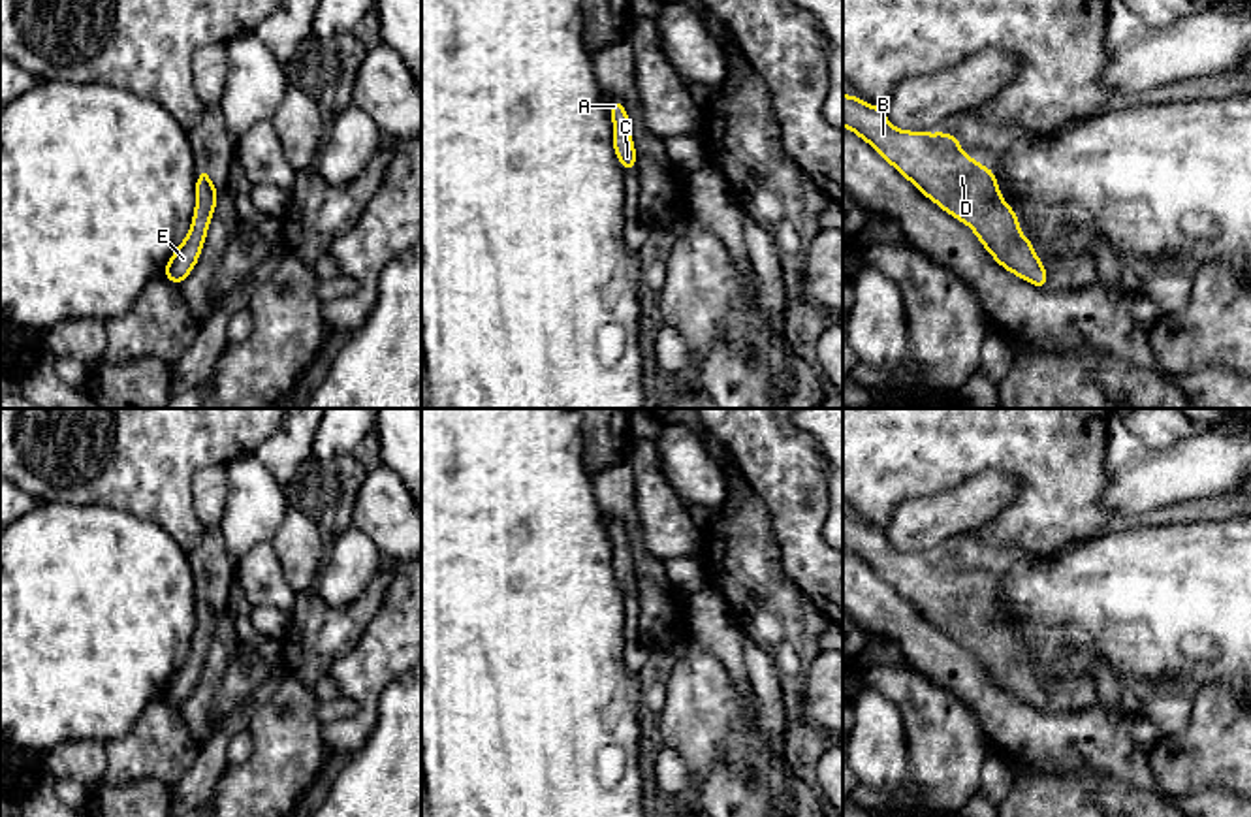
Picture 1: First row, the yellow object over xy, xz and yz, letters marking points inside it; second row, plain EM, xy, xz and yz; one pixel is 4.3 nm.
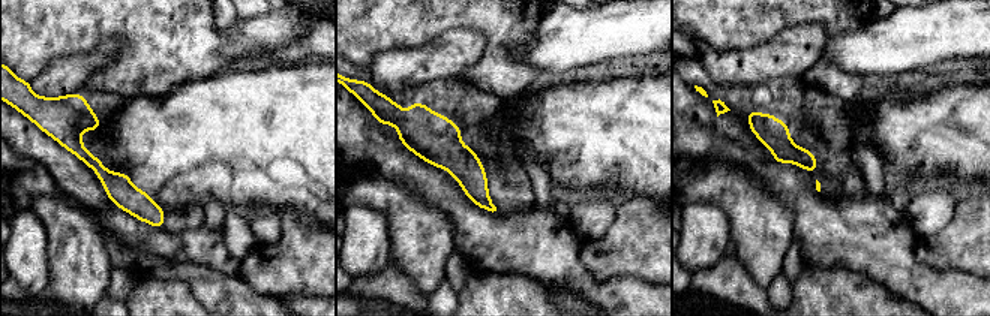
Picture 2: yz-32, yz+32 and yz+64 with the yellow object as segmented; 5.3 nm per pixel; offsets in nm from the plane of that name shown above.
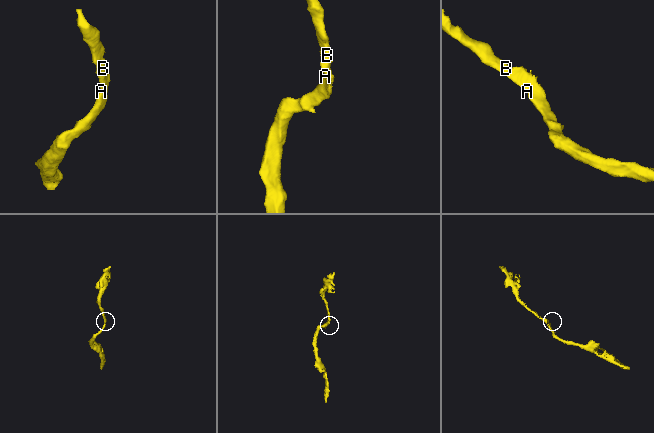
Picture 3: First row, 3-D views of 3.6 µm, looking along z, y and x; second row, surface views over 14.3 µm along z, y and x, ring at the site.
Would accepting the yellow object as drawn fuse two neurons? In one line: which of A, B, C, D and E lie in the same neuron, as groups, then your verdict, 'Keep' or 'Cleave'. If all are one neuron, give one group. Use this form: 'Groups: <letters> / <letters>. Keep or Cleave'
Groups: A B C D E. Keep

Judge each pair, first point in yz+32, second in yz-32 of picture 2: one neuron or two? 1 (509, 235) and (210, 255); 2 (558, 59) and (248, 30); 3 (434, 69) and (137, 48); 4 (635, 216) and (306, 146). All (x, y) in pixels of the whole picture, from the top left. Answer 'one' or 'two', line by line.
1: one
2: one
3: two
4: two

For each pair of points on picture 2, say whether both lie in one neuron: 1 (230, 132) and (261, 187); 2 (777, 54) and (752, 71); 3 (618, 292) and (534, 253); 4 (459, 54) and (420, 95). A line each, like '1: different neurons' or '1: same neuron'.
1: same neuron
2: same neuron
3: same neuron
4: different neurons

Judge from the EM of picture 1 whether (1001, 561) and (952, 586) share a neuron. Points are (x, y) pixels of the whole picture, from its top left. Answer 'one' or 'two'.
one

